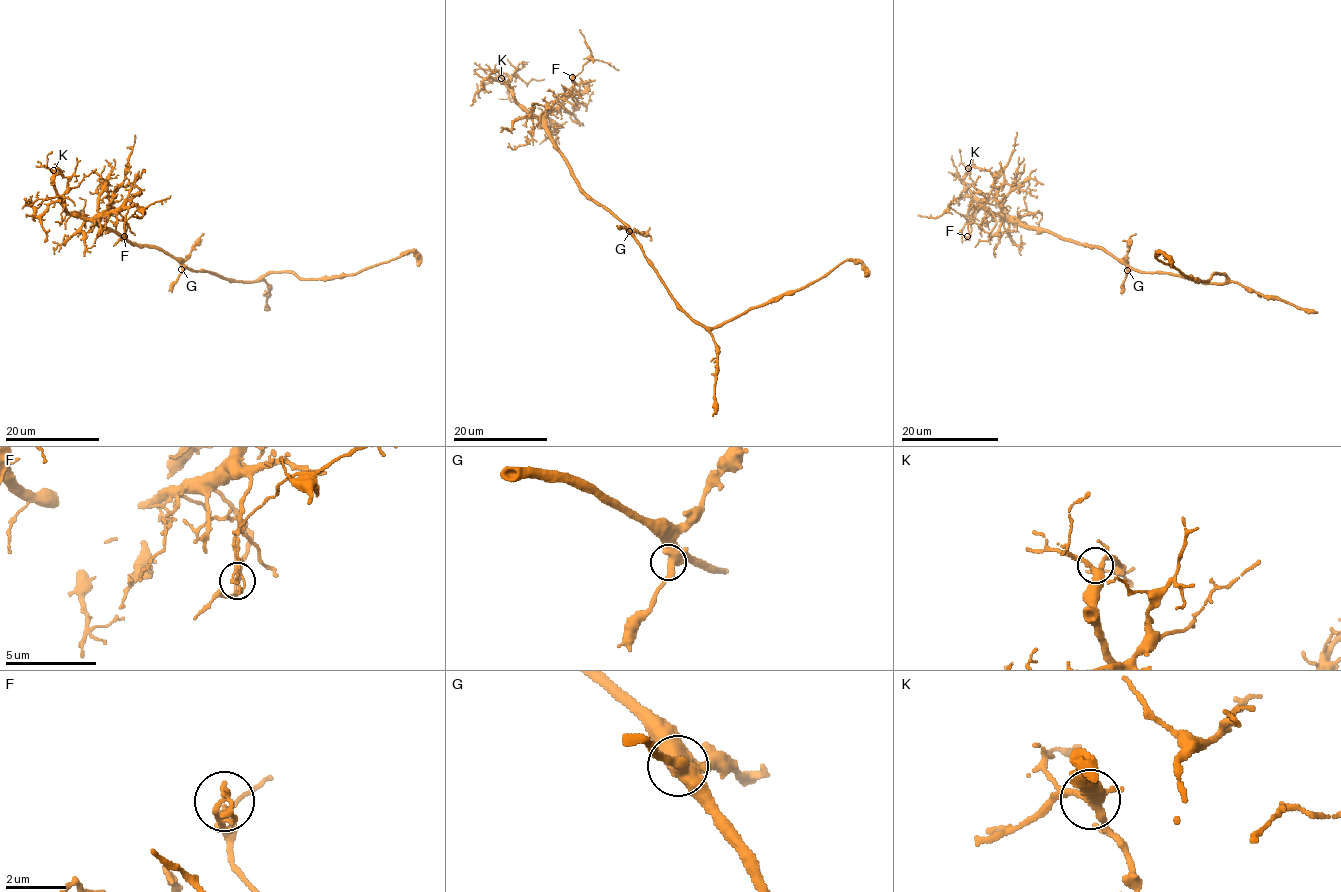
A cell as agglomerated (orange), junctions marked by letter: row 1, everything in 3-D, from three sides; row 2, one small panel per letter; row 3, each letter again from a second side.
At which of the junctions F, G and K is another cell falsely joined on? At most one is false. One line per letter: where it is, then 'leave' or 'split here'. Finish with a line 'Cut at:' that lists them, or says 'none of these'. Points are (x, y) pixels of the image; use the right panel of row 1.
F: place (967, 236); split here
G: place (1127, 270); leave
K: place (968, 168); leave
Cut at: F

